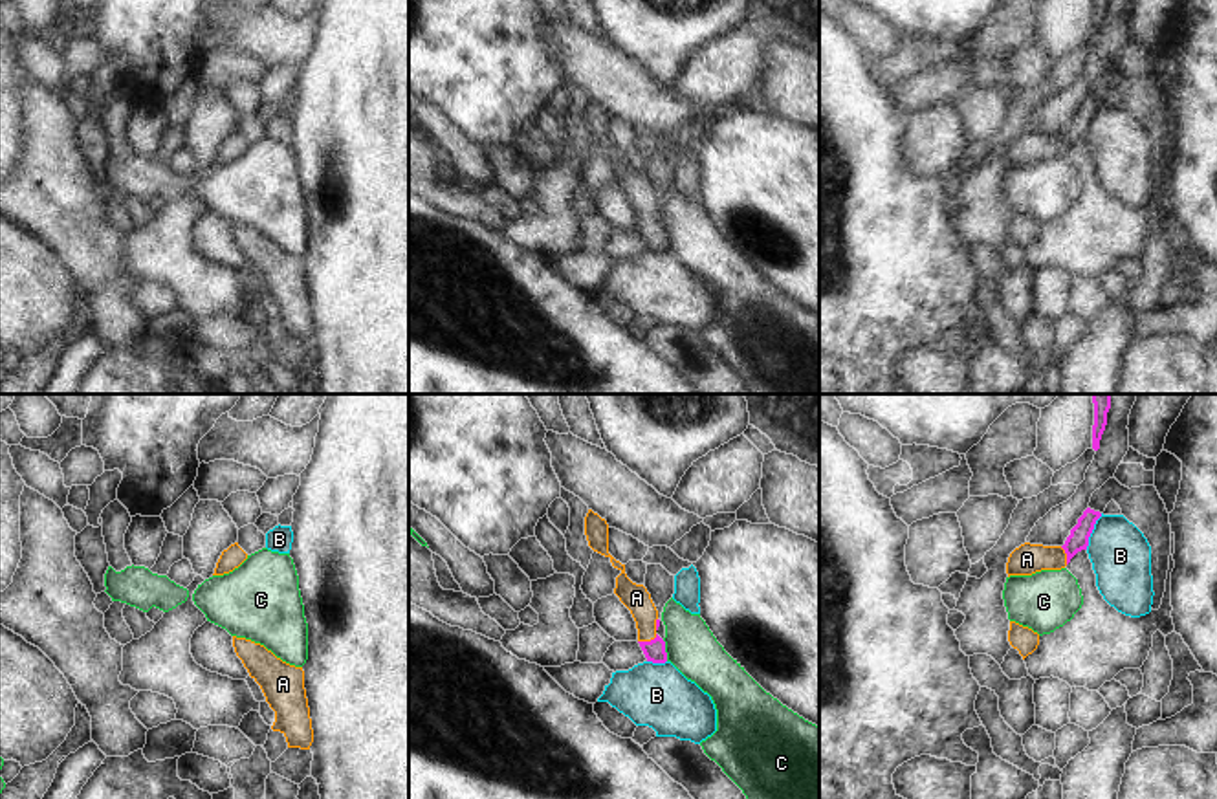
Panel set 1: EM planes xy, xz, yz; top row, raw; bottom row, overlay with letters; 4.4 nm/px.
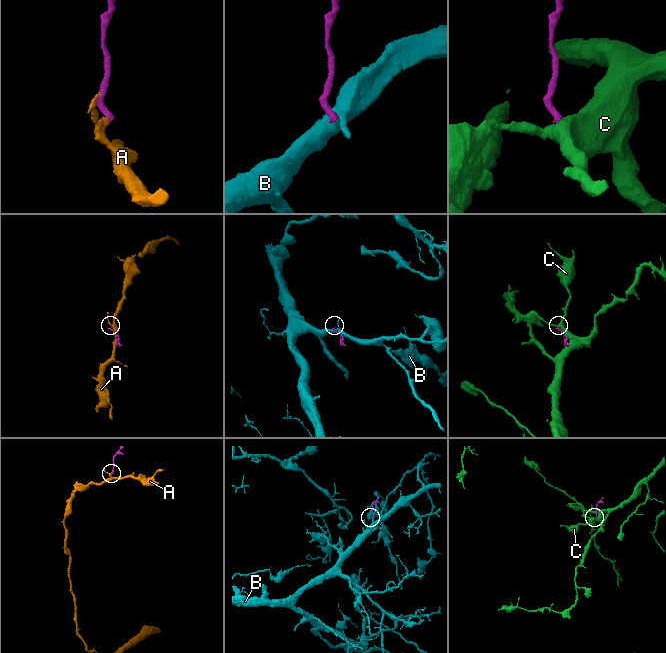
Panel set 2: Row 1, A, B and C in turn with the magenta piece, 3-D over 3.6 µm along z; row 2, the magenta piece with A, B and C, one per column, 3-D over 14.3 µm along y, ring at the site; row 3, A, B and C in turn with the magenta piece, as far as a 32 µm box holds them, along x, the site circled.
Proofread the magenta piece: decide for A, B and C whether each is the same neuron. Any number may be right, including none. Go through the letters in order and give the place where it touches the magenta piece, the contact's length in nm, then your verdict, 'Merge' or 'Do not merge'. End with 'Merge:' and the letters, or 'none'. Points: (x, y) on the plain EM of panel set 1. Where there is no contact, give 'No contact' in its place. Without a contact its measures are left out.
A: Touches magenta at xz (647, 231). Shared border 90 nm. Merge
B: Touches magenta at yz (1091, 121). Shared border 180 nm. Do not merge
C: Touches magenta at xz (664, 240). Shared border 100 nm. Do not merge
Merge: A

